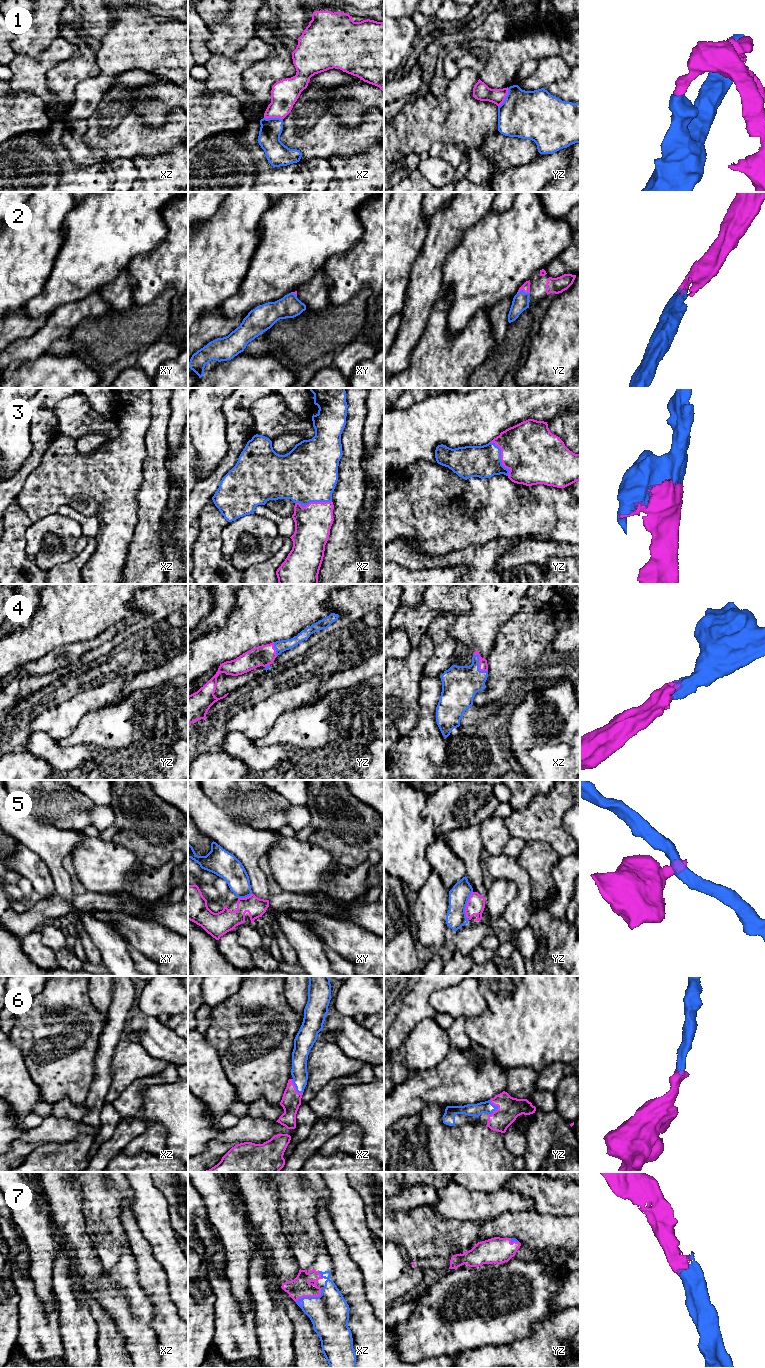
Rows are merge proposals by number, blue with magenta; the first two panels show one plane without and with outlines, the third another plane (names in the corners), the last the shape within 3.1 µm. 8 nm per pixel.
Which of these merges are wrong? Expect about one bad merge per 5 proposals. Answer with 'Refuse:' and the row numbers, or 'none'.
Refuse: 1, 5

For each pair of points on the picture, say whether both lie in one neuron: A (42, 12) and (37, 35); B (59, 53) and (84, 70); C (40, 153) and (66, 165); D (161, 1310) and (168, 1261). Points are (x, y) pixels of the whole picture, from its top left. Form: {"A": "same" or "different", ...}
{"A": "same", "B": "different", "C": "different", "D": "different"}

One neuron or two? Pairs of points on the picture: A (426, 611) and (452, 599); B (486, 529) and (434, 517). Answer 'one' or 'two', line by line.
A: one
B: one

